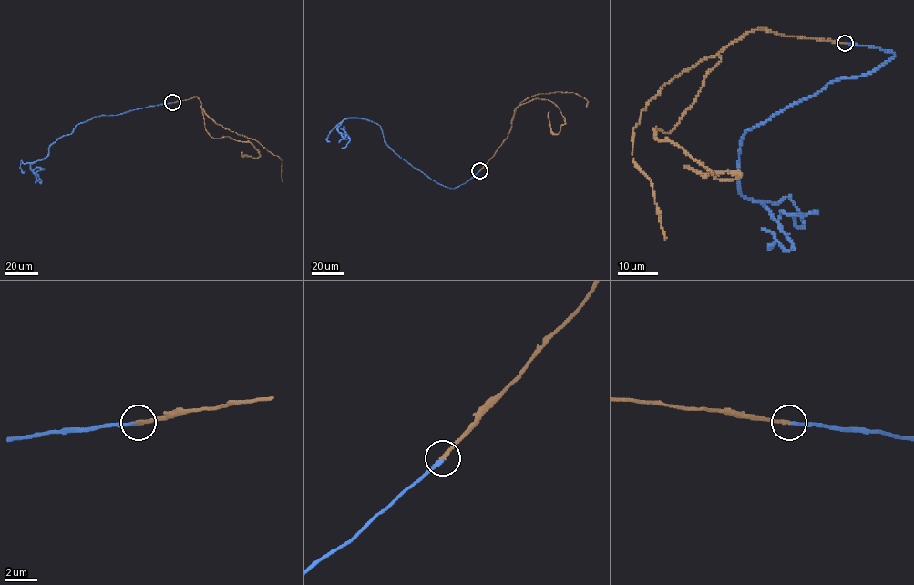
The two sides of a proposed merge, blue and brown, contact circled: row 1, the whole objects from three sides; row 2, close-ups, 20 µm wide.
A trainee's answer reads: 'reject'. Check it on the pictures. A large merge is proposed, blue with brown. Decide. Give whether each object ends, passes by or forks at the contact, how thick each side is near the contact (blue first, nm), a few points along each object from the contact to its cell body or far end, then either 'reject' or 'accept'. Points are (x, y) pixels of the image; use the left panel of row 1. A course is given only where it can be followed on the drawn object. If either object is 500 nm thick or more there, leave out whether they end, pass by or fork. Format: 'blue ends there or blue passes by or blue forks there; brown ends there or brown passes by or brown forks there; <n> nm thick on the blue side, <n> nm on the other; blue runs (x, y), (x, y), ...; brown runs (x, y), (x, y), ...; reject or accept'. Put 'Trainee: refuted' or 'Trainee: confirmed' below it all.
blue ends there; brown ends there; 190 nm thick on the blue side, 200 nm on the other; blue runs (172, 103), (93, 117), (77, 125), (71, 133), (50, 146), (46, 157), (30, 165), (40, 182), (37, 174); brown runs (172, 103), (197, 97), (201, 102), (204, 127), (211, 137), (249, 141), (260, 156), (242, 156), (242, 152); accept
Trainee: refuted

